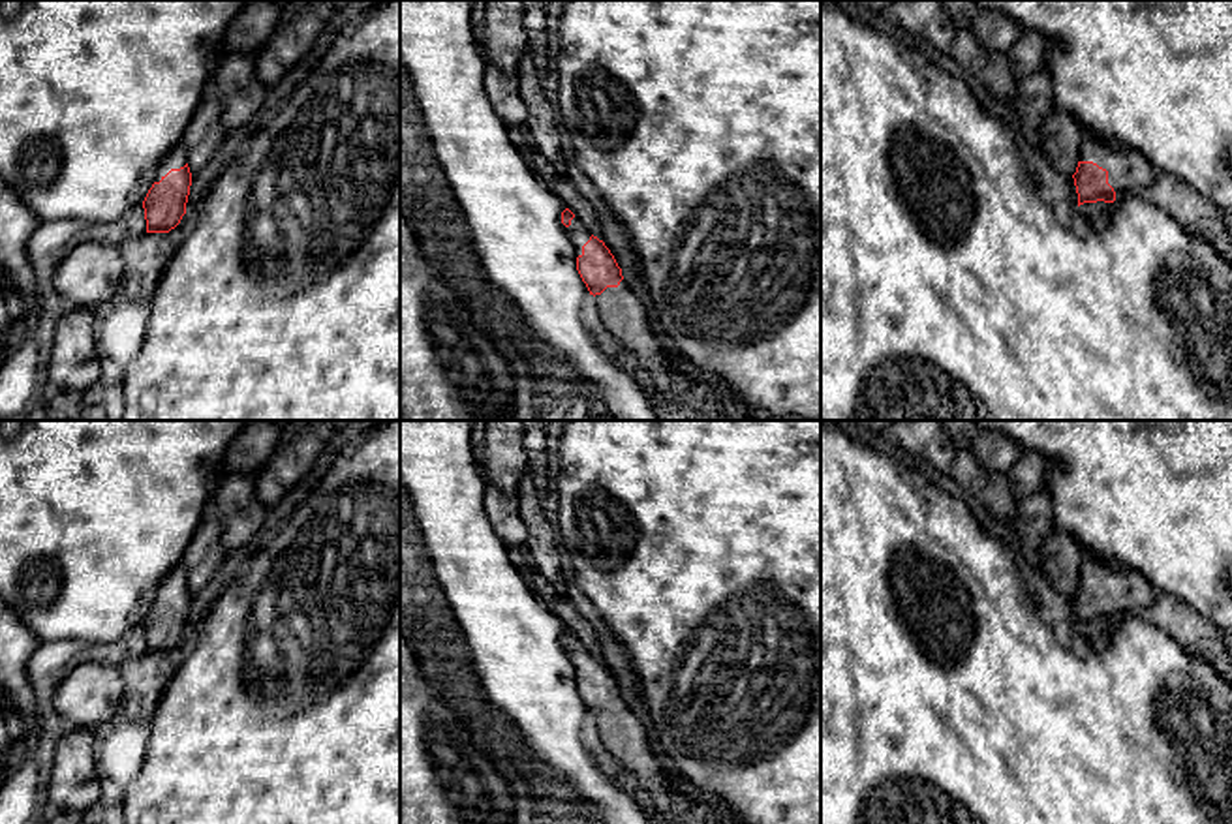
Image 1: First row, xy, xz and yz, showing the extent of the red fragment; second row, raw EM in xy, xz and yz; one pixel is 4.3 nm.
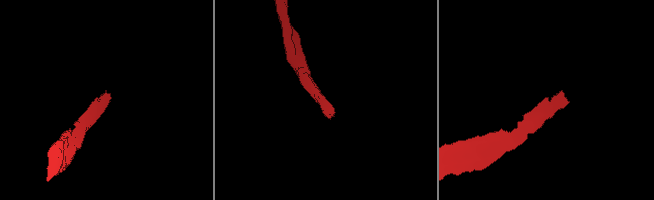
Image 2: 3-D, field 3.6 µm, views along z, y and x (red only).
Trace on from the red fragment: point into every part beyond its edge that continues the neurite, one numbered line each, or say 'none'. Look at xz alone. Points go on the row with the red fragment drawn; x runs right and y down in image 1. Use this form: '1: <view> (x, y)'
1: xz (622, 312)

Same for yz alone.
1: yz (1129, 171)

